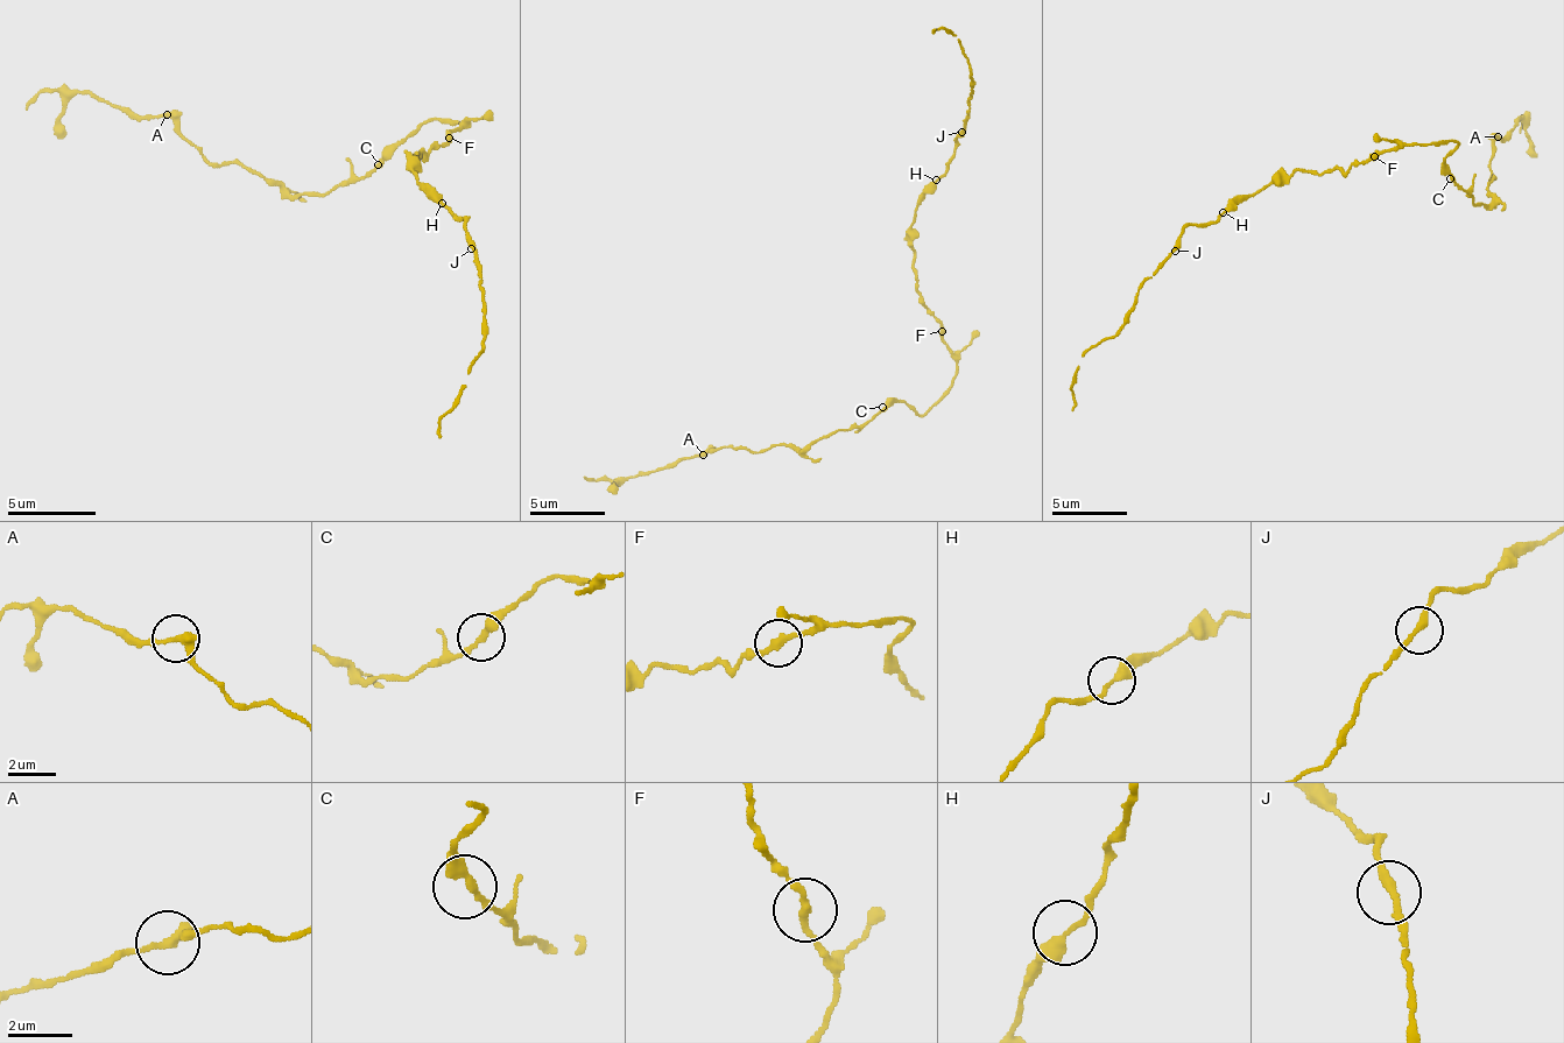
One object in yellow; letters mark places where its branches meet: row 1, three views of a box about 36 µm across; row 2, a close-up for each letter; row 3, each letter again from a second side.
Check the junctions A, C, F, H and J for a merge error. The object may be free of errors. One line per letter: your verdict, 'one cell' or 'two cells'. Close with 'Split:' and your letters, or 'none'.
A: two cells
C: one cell
F: one cell
H: one cell
J: one cell
Split: A

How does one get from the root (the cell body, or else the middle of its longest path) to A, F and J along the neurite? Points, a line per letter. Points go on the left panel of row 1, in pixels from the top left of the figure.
A: (463, 124), (418, 124), (360, 177), (321, 195), (289, 195), (237, 164), (213, 164), (166, 115)
F: (463, 124), (453, 128), (449, 138)
J: (463, 124), (445, 142), (414, 155), (414, 173), (453, 217), (463, 217), (471, 248)

